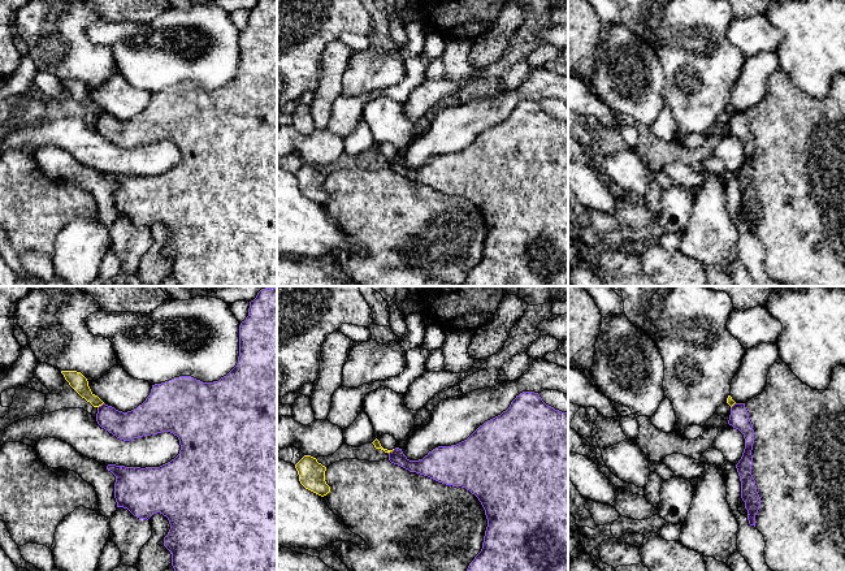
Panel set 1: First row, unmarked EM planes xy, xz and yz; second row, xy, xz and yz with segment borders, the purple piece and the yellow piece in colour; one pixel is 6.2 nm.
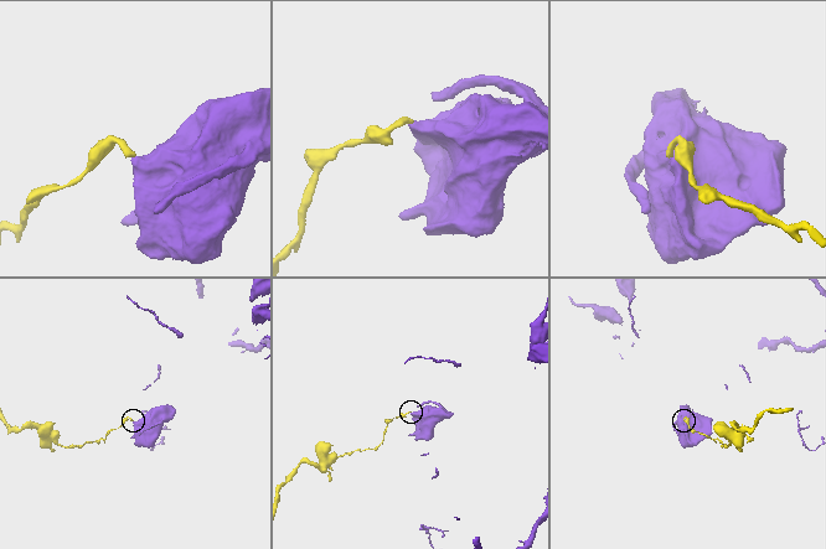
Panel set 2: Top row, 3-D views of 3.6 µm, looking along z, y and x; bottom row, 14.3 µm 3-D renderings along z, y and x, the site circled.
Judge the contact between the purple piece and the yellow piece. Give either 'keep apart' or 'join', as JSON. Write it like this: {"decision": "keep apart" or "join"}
{"decision": "keep apart"}

